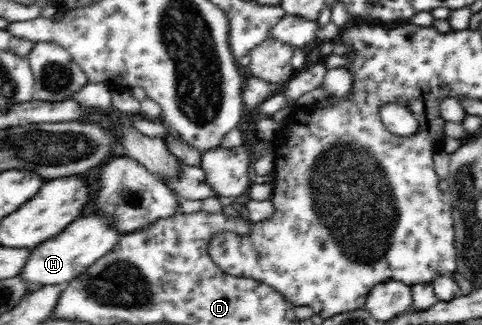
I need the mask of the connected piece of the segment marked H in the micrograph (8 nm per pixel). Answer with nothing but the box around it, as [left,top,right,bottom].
[18,215,120,285]

